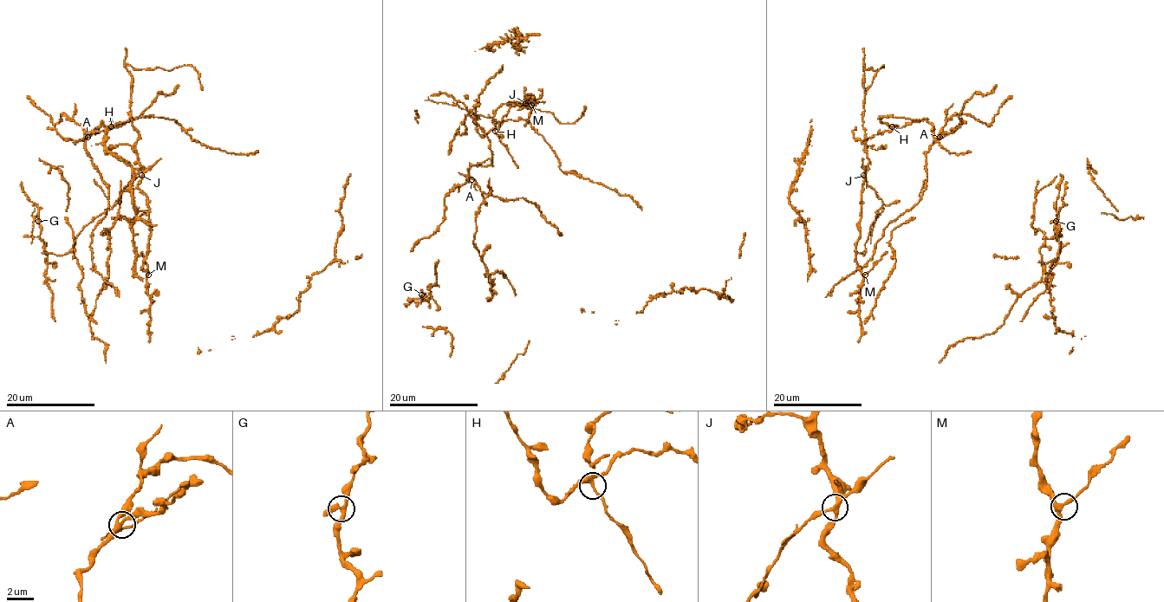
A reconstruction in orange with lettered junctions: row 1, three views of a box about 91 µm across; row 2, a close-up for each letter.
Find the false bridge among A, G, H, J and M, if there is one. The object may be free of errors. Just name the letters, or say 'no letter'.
J

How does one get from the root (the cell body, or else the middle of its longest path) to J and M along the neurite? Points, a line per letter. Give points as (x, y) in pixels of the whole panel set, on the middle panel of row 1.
J: (511, 106), (525, 103)
M: (511, 106), (534, 100), (528, 95), (526, 98), (531, 105)

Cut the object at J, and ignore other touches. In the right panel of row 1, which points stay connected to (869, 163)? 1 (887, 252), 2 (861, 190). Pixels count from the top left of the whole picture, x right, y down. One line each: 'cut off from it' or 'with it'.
1: with it
2: with it

